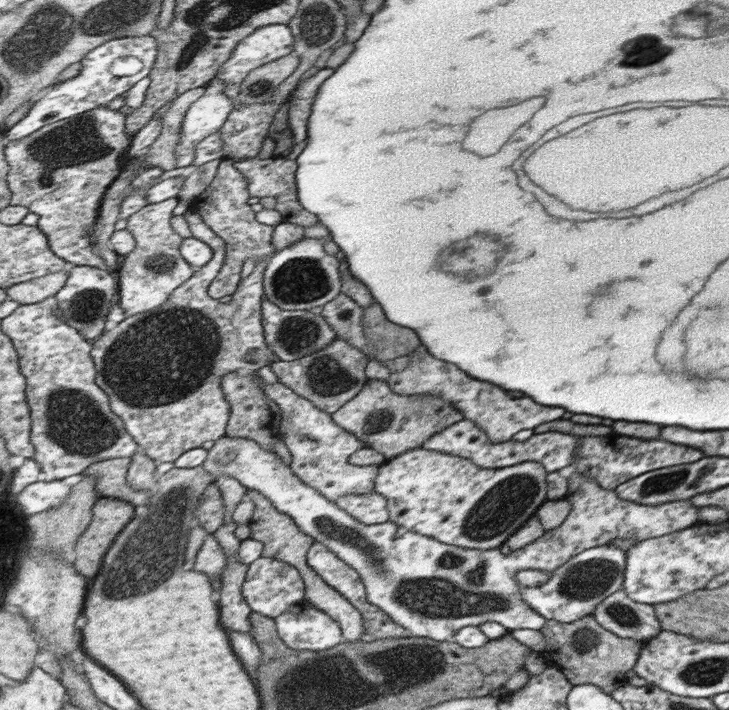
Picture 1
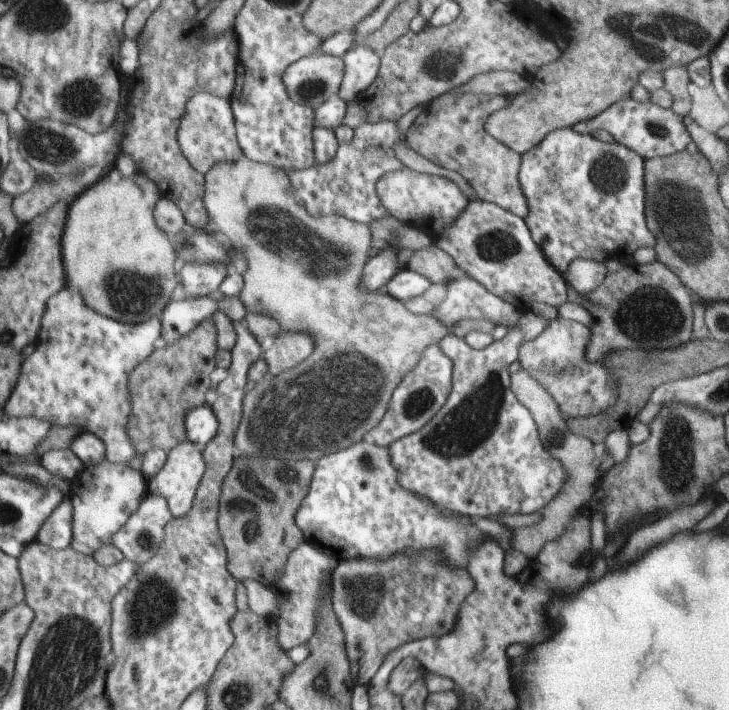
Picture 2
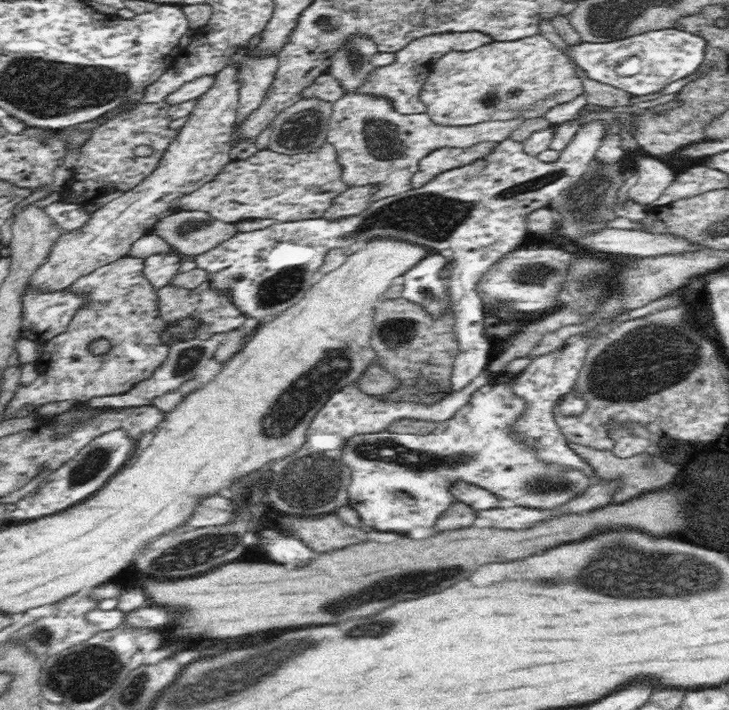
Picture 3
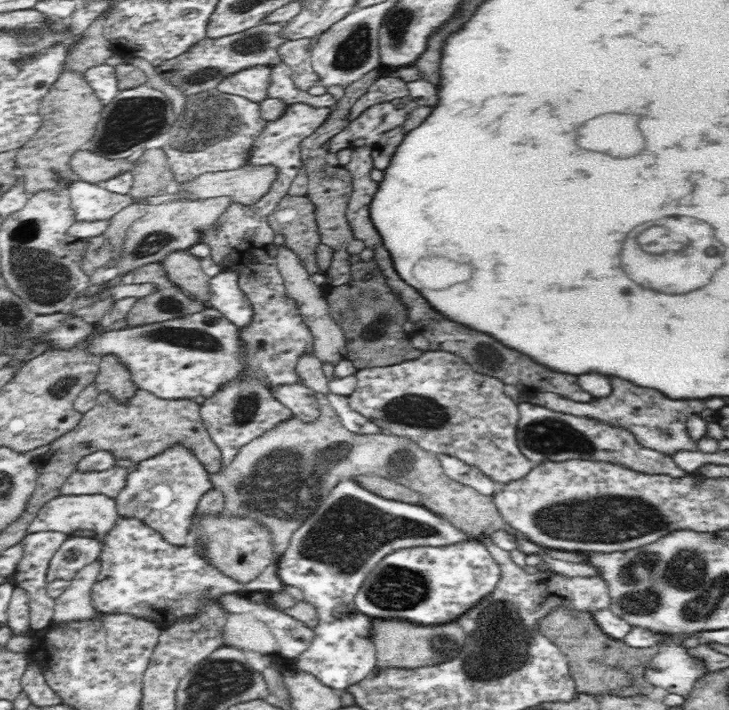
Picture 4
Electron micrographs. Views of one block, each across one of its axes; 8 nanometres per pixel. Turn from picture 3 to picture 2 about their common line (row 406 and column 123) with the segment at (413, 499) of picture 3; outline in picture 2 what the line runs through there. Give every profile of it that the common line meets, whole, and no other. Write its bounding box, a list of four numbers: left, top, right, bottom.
[73,464,149,556]

